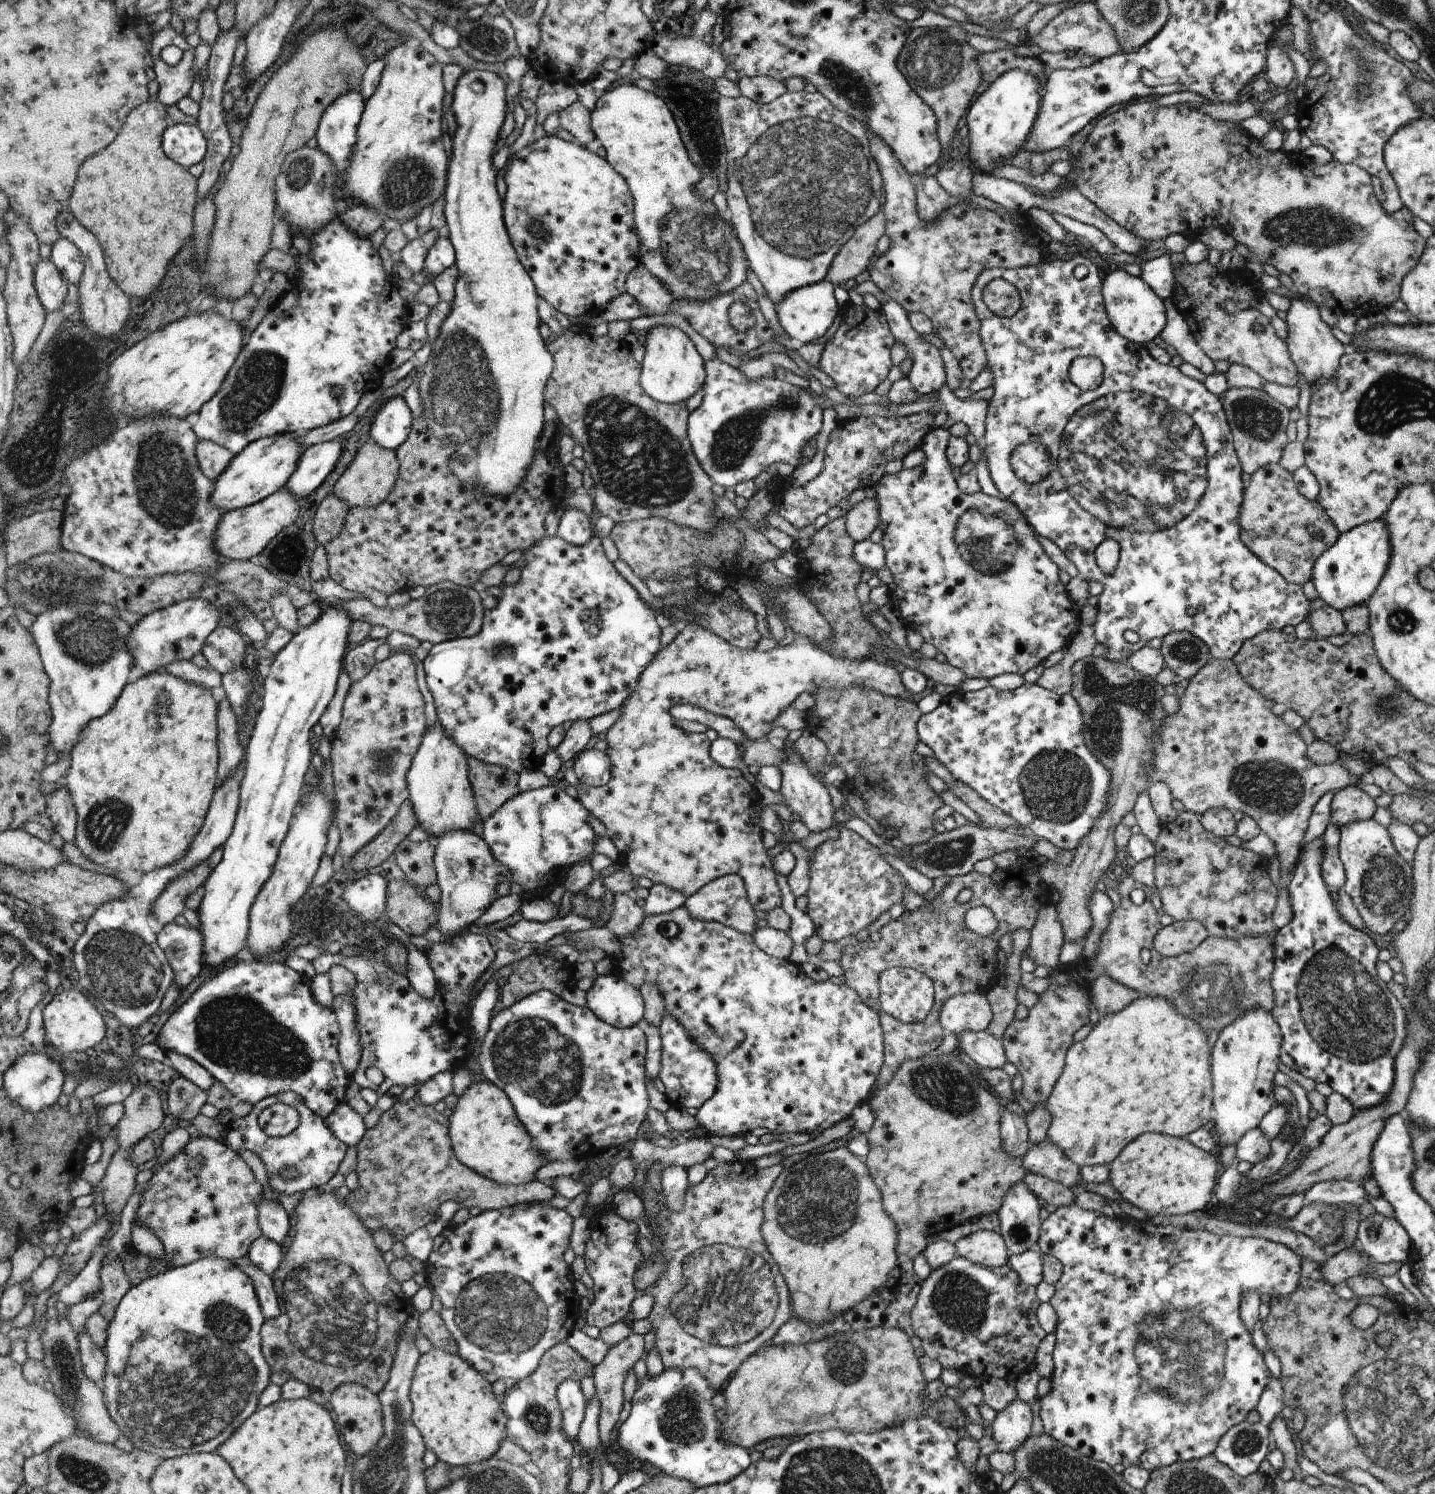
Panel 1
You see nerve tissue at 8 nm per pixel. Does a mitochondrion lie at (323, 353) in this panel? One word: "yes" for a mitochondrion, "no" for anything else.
no

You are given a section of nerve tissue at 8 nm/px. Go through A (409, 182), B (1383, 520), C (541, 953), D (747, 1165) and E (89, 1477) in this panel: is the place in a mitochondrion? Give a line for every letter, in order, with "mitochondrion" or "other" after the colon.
A: mitochondrion
B: other
C: other
D: other
E: mitochondrion

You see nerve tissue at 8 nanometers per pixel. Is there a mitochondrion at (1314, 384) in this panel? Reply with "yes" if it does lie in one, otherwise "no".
no

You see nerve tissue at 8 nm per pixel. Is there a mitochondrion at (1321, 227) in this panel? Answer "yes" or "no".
yes

